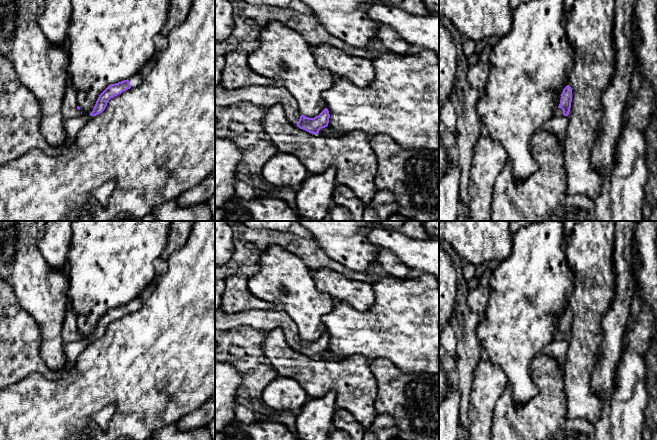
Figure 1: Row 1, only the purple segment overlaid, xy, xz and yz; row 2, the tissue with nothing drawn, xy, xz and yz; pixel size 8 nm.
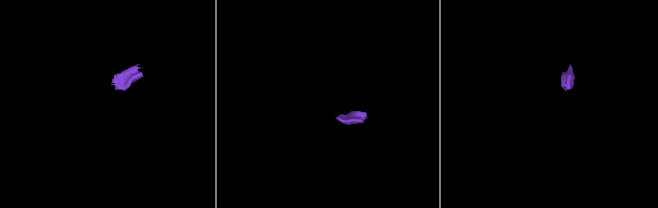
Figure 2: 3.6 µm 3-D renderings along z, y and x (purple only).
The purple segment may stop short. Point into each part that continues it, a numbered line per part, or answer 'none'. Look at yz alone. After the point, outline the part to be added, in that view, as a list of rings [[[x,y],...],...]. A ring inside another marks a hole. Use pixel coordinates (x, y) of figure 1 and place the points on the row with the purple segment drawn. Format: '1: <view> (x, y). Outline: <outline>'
1: yz (558, 112). Outline: [[[560,91],[560,92],[557,94],[557,99],[556,99],[556,102],[555,102],[554,116],[556,116],[556,117],[563,116],[563,110],[558,107],[559,104],[560,104],[562,92],[563,92],[563,91]]]

